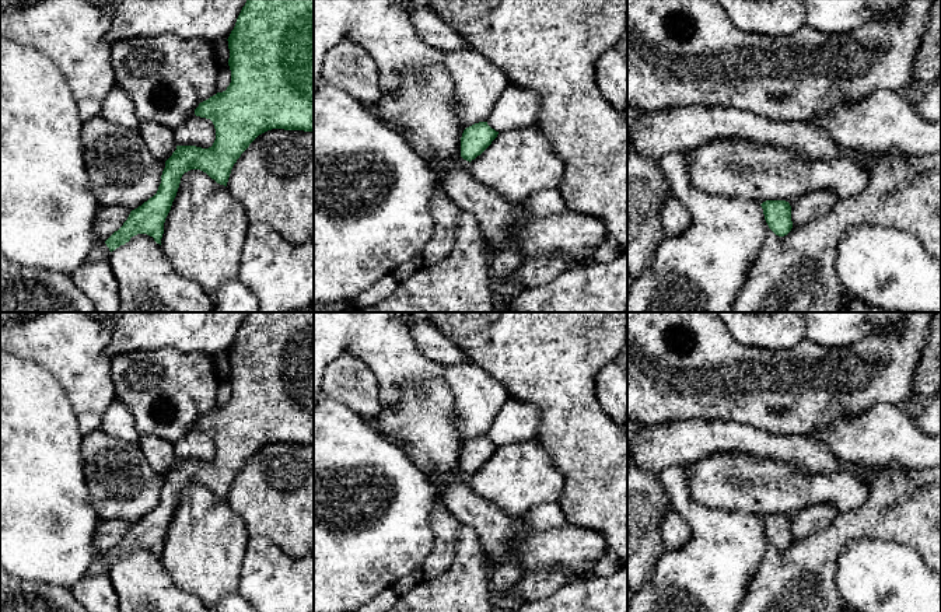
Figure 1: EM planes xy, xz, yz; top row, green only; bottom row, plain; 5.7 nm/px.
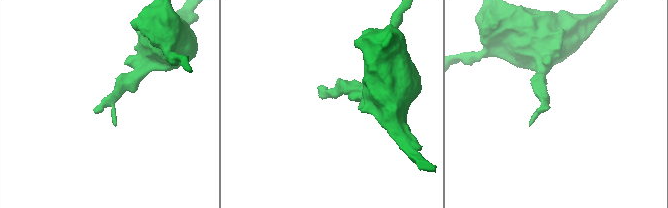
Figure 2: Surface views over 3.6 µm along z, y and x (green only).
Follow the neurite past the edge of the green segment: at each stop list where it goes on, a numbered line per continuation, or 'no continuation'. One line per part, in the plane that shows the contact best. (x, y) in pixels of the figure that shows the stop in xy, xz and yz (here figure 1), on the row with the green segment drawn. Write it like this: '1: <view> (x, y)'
1: xy (100, 252)

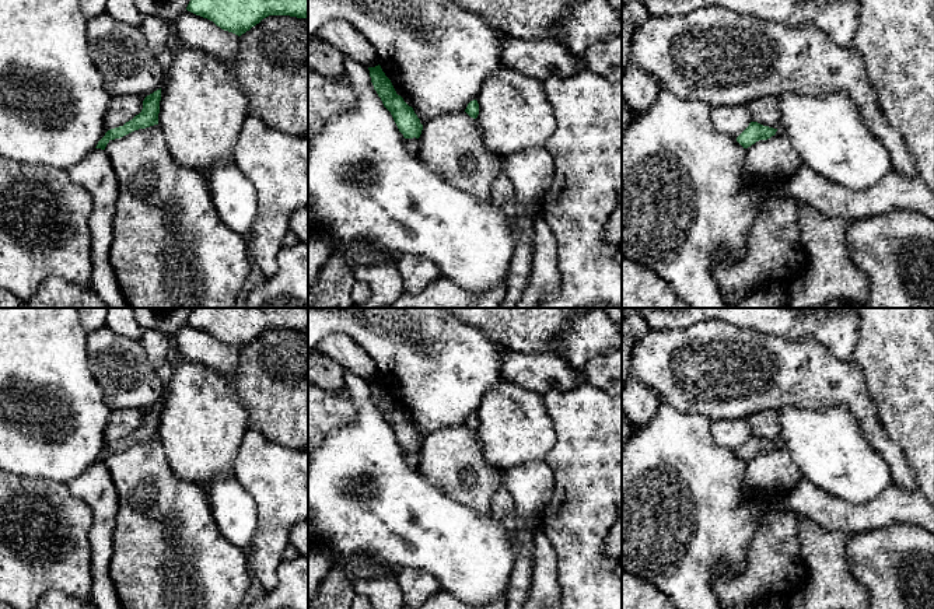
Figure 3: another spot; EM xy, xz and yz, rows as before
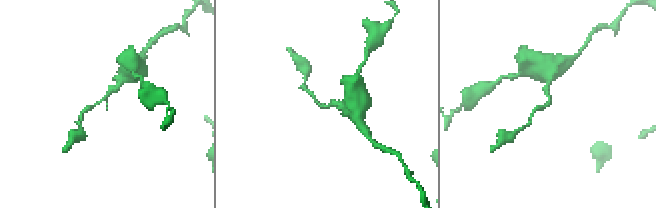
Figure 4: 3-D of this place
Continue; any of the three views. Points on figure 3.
no continuation

